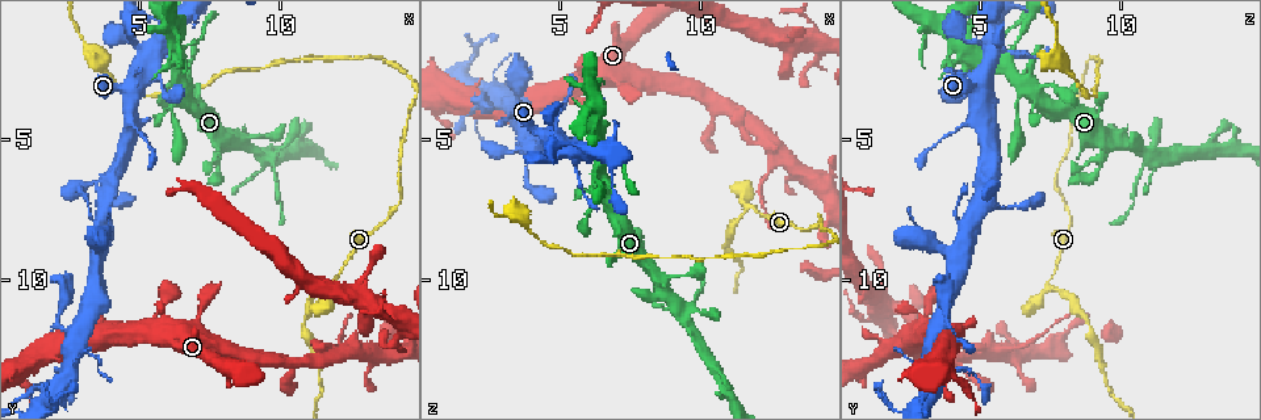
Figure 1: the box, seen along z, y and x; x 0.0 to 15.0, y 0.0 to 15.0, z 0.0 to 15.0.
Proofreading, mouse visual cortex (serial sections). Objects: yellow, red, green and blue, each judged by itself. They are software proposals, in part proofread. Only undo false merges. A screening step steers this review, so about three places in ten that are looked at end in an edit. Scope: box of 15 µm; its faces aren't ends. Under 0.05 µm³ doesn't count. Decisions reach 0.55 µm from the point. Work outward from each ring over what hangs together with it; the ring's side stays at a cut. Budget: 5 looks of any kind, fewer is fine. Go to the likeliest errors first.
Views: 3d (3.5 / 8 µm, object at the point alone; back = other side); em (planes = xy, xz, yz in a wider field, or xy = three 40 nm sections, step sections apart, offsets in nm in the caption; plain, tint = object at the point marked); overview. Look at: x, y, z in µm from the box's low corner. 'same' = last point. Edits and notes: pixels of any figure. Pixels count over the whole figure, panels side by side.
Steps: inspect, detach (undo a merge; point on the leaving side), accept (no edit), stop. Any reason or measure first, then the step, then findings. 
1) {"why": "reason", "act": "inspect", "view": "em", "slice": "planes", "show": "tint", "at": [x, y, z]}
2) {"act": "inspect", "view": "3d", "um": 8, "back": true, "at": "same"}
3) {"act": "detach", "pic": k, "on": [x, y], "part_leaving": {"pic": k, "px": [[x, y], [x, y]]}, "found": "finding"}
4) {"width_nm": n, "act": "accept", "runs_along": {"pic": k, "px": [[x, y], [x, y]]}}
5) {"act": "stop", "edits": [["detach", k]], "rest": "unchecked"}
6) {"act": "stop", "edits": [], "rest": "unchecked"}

{"why": "a narrow waist", "act": "inspect", "view": "em", "slice": "xy", "step": 5, "show": "tint", "at": [1.9, 11.8, 4.0]}

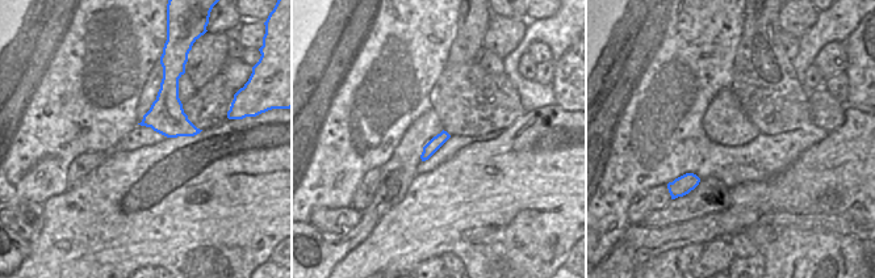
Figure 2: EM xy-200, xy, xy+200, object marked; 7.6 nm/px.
{"why": "wider look", "act": "inspect", "view": "3d", "um": 3.5, "at": "same"}

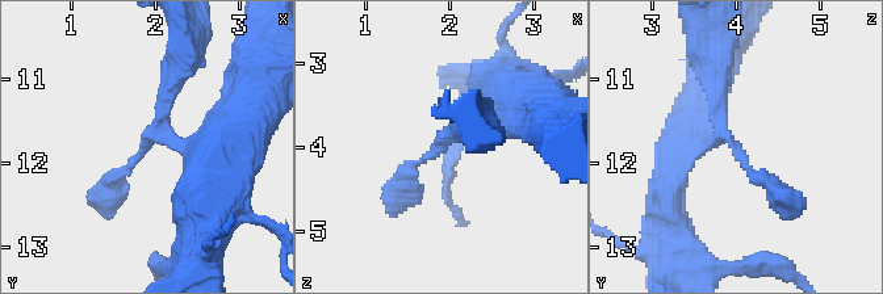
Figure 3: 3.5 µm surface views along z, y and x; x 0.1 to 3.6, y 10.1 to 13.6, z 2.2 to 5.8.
{"act": "accept", "runs_along": {"pic": 3, "px": [[518, 95], [421, 158], [401, 198]]}, "found": "all the same cell"}

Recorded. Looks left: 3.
{"why": "three arms meet", "act": "inspect", "view": "3d", "um": 3.5, "at": [12.8, 12.5, 5.8]}

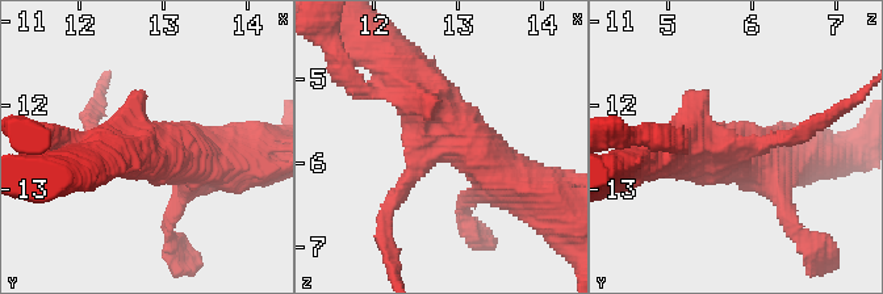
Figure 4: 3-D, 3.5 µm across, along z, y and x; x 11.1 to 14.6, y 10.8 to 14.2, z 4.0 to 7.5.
{"act": "detach", "pic": 4, "on": [88, 116], "part_leaving": {"pic": 4, "px": [[407, 179], [384, 219], [392, 273]]}, "found": "two cells meet here"}

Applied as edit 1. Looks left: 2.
{"act": "stop", "edits": [["detach", 4]], "rest": "unchecked"}

